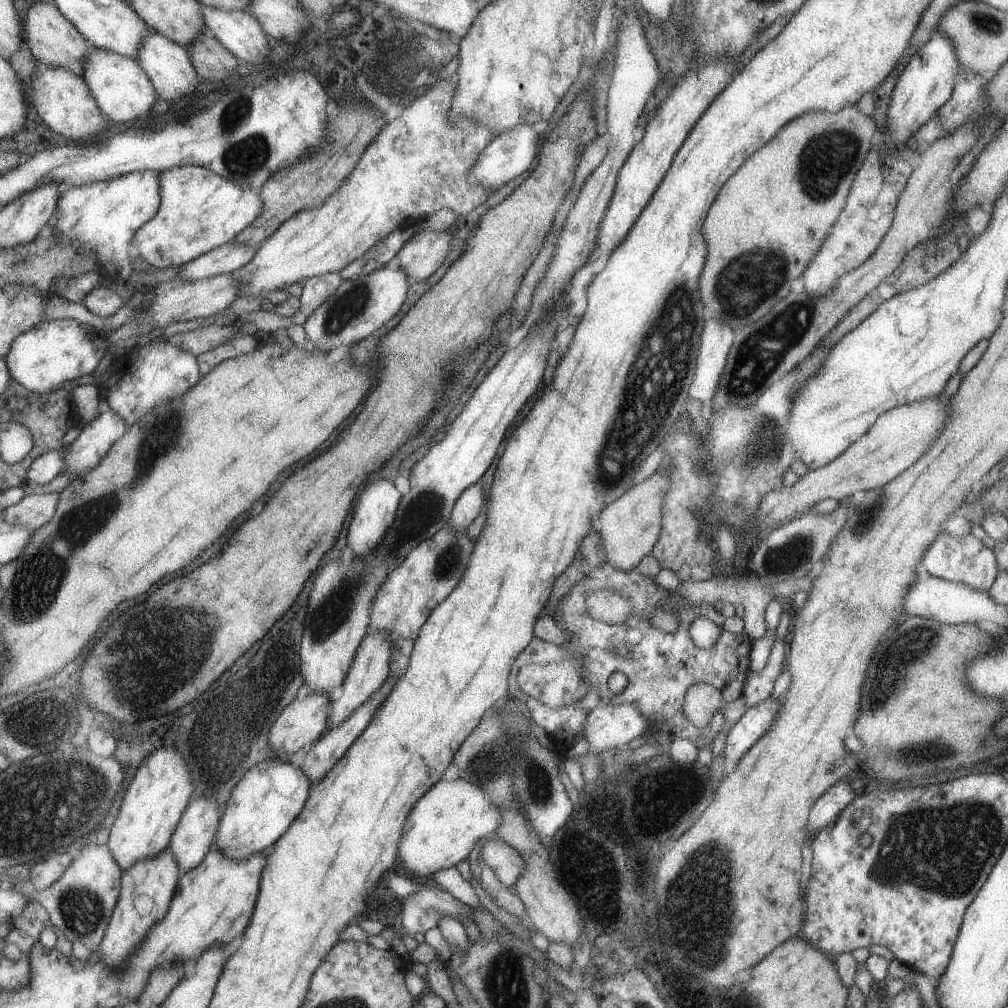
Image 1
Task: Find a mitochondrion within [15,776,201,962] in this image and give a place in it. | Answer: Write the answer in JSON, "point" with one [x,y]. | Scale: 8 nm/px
{"point":[81,910]}

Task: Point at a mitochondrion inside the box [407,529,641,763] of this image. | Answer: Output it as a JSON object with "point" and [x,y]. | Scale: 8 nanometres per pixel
{"point":[450,558]}

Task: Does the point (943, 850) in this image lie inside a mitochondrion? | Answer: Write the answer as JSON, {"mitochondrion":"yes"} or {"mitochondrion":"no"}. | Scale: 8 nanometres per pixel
{"mitochondrion":"yes"}

